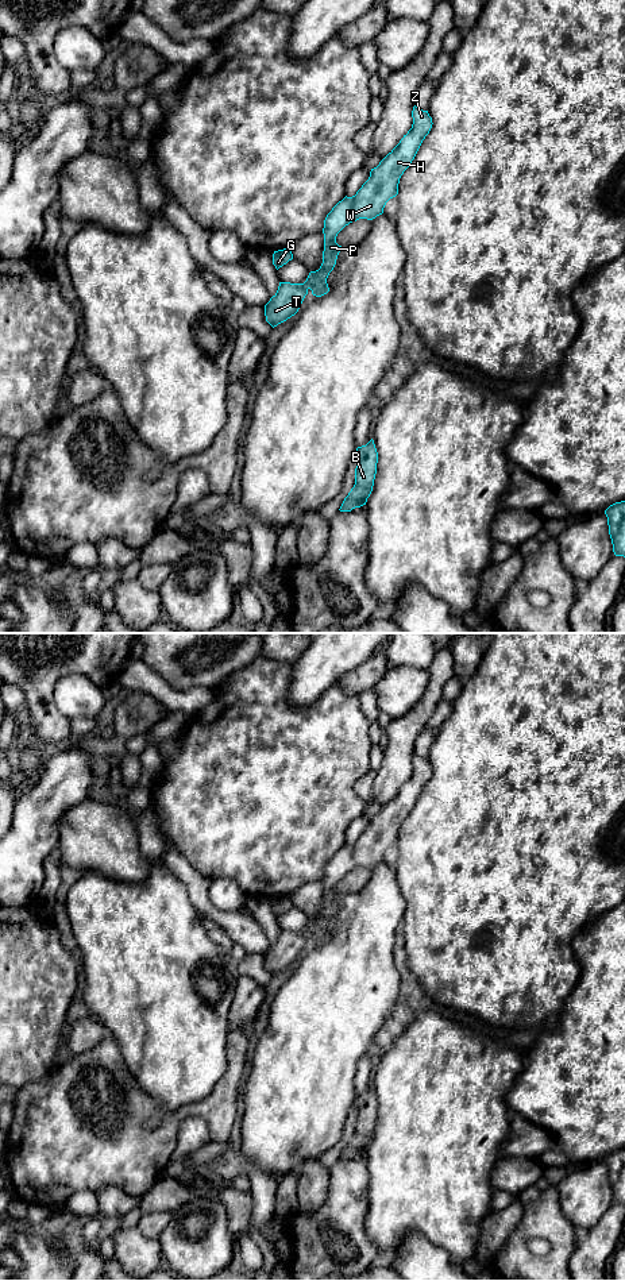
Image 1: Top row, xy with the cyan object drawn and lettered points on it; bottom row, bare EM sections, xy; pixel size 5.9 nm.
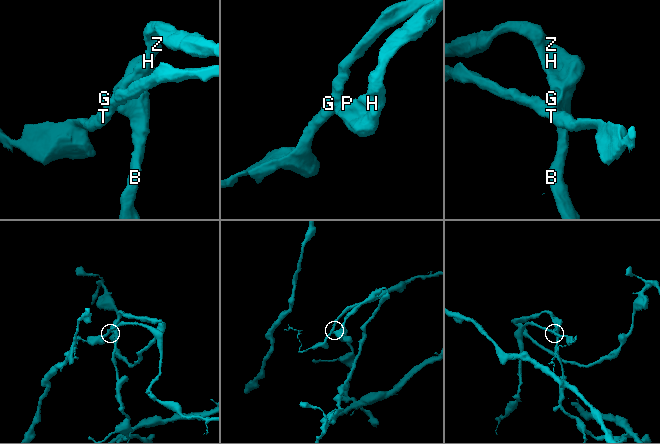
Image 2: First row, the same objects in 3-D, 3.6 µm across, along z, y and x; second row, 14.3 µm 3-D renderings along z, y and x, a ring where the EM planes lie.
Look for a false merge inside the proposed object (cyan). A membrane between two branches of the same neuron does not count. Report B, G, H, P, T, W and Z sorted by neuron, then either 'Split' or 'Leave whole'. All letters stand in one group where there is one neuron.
Groups: B H P W Z / G T. Split

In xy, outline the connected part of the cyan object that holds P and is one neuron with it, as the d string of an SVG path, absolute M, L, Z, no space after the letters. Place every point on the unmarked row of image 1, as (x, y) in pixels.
M413 755L412 759L413 772L406 783L400 788L400 791L379 810L379 813L370 819L369 827L362 833L362 836L352 845L344 845L339 849L332 858L327 863L324 868L324 899L323 899L323 911L319 918L310 919L305 931L312 938L312 942L321 945L329 939L327 926L336 912L337 903L342 898L342 894L336 891L337 881L350 871L359 867L373 868L377 864L383 861L386 850L398 842L398 832L404 819L409 815L414 807L423 788L429 782L432 776L432 765L428 759L423 759Z

